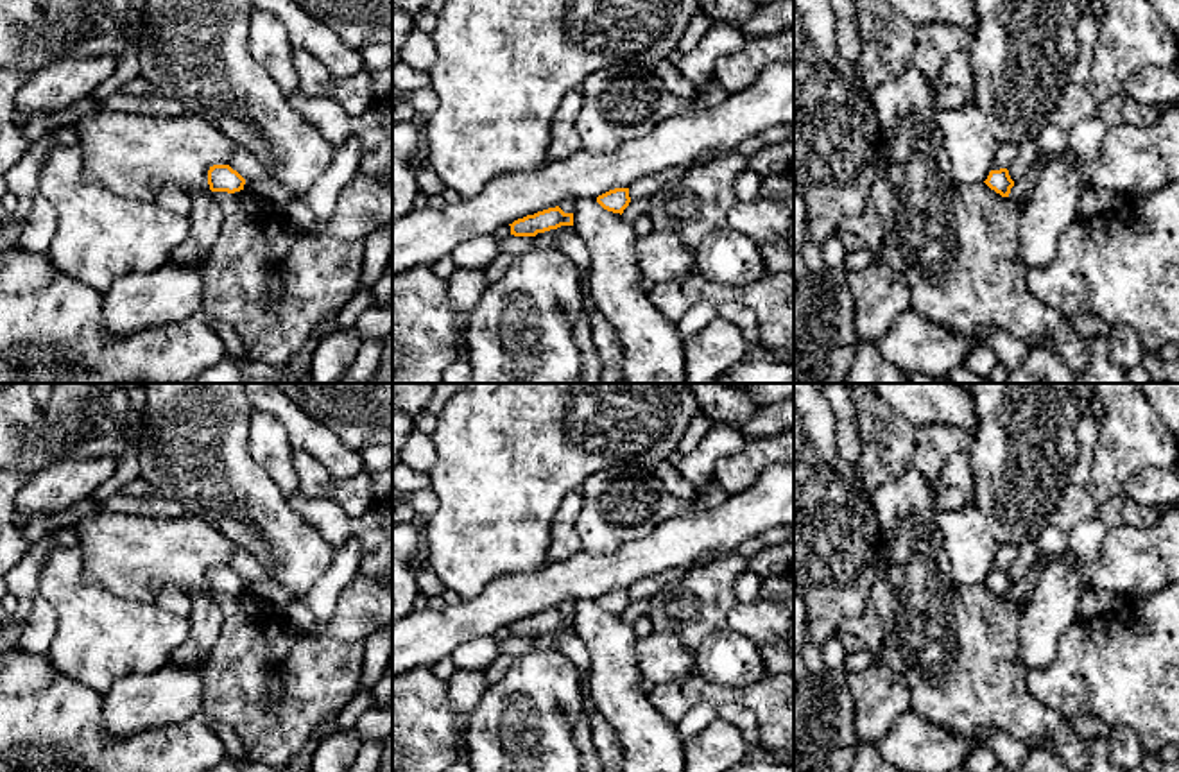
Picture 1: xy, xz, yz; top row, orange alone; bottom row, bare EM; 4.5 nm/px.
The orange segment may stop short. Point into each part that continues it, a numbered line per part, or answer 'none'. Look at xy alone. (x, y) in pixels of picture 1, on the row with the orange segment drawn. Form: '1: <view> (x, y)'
none

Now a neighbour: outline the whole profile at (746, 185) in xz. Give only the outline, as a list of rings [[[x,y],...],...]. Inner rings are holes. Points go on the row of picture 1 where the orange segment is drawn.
[[[751,170],[740,172],[733,181],[736,201],[753,201],[760,195],[762,177]]]

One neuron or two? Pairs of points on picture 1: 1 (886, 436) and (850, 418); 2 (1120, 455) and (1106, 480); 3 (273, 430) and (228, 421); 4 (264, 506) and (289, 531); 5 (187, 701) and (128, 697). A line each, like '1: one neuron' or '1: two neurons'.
1: two neurons
2: one neuron
3: two neurons
4: one neuron
5: one neuron

